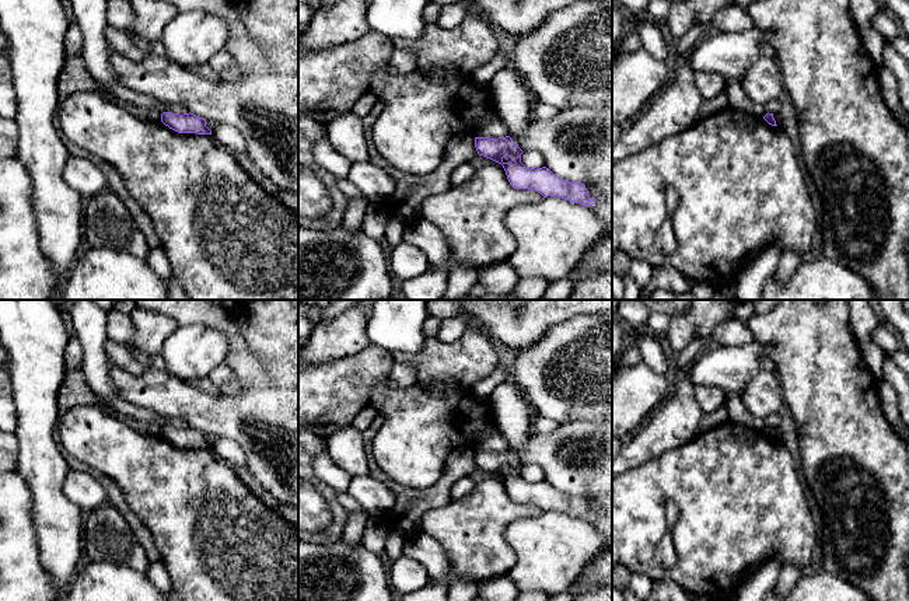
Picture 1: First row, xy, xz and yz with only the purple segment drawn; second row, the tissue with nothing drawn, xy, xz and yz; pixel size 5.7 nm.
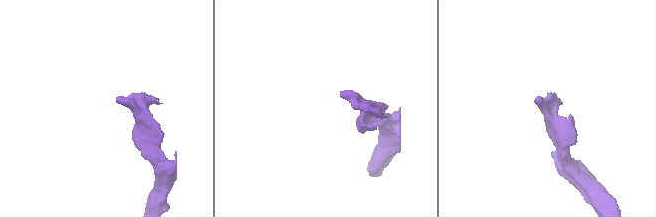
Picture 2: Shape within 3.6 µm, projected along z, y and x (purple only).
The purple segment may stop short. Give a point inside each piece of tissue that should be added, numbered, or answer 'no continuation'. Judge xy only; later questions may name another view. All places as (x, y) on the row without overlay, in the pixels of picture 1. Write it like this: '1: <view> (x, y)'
no continuation

